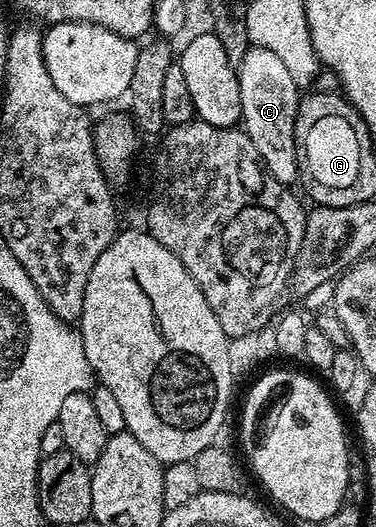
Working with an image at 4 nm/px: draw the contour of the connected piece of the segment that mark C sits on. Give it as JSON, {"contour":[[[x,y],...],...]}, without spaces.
{"contour":[[[250,45],[242,62],[235,67],[239,80],[241,97],[241,122],[246,136],[255,144],[266,170],[275,180],[286,184],[298,181],[297,141],[295,140],[295,120],[299,88],[287,72],[283,60],[267,48]]]}

